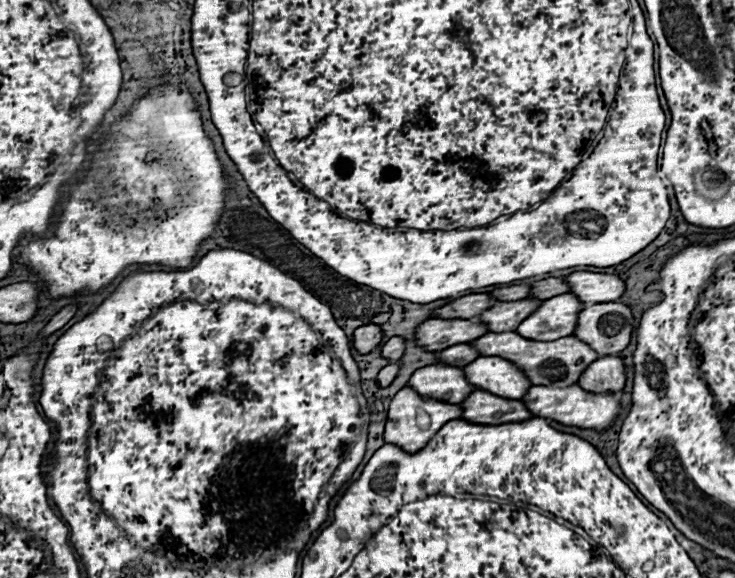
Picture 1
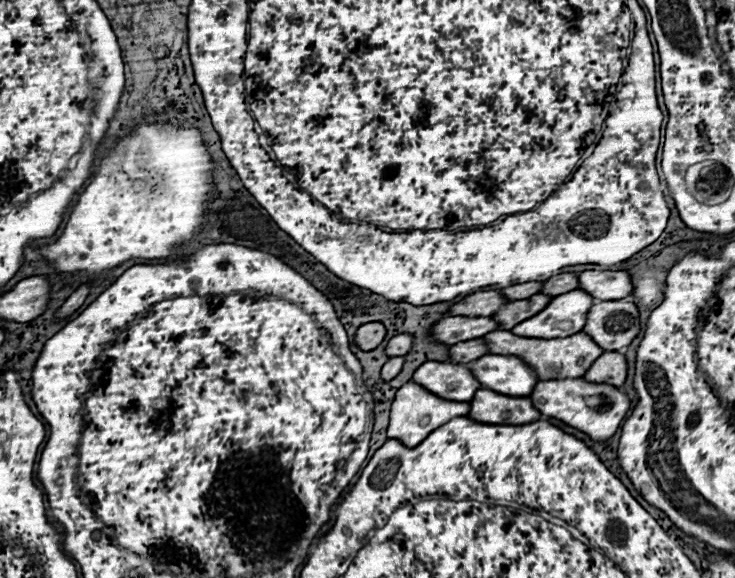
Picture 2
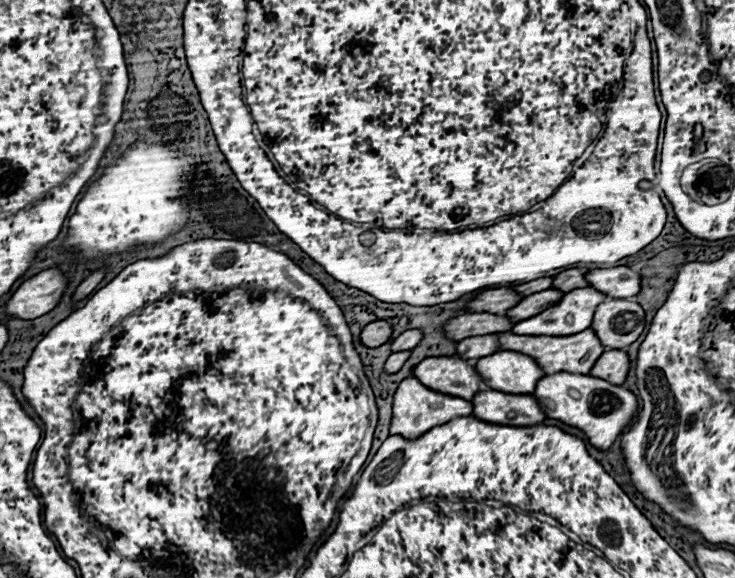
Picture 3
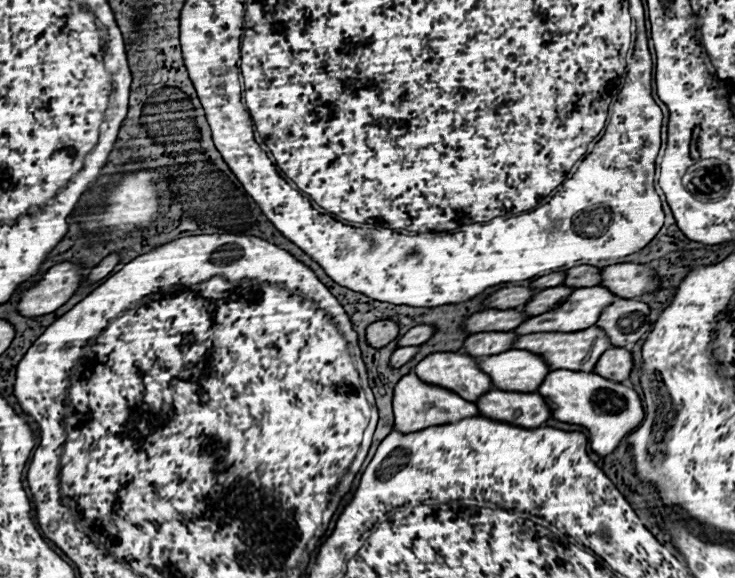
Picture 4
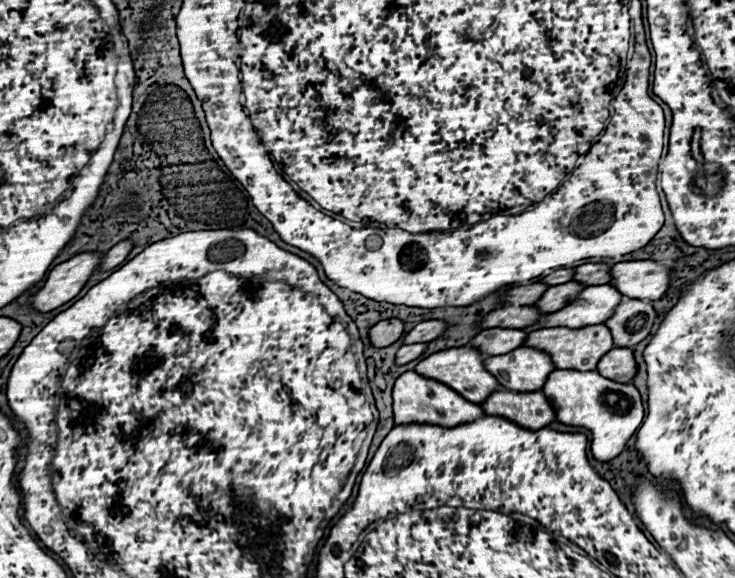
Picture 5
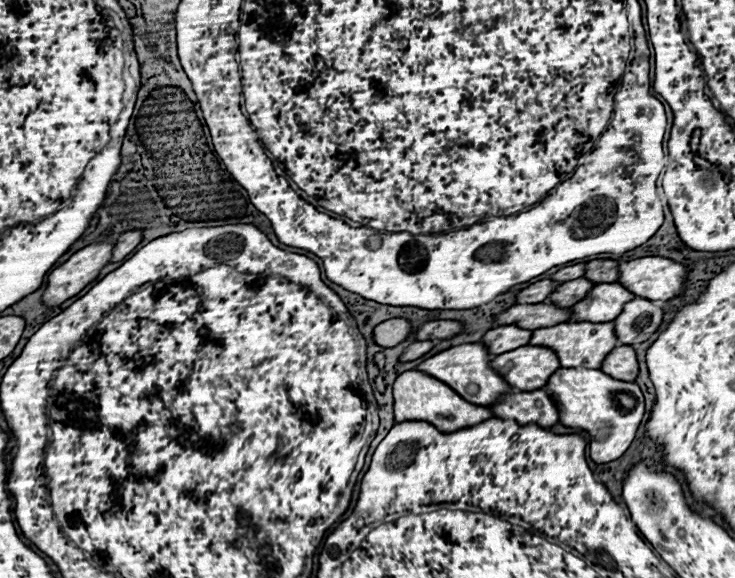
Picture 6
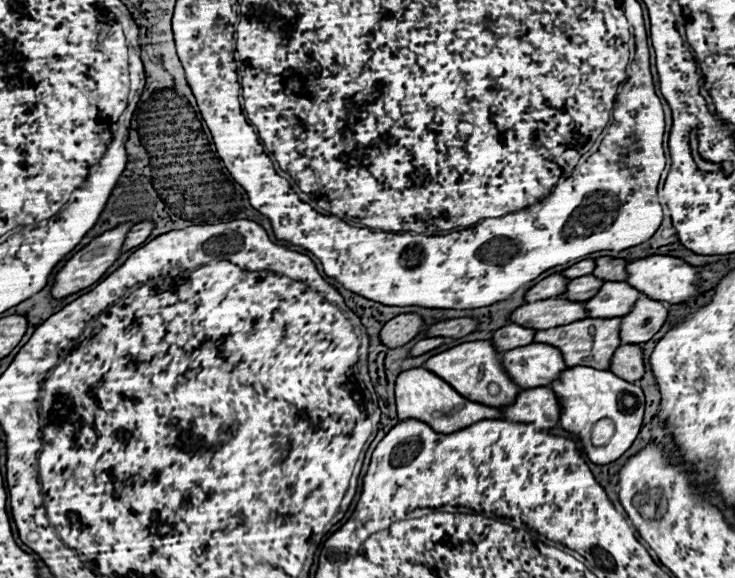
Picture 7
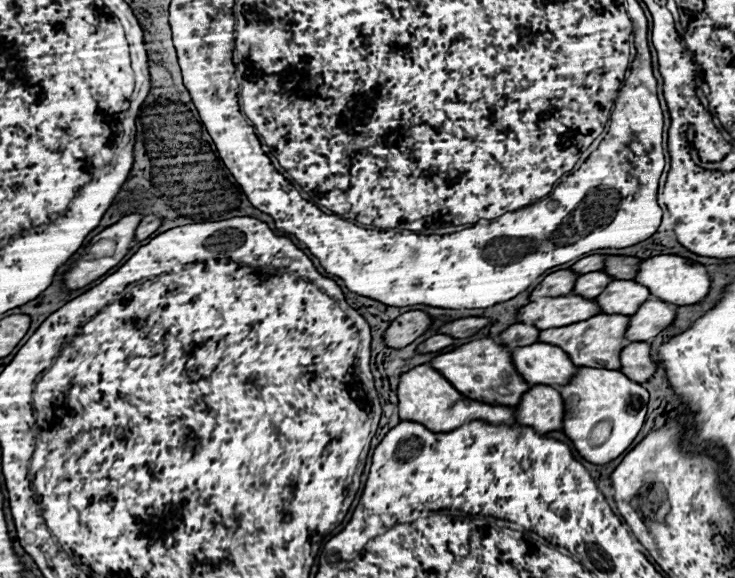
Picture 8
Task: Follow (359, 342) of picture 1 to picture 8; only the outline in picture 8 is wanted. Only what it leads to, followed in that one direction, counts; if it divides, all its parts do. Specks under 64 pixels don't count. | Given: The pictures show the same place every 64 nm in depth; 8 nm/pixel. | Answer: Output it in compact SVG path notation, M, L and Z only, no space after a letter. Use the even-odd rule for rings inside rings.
M420 310L400 314L396 320L392 320L388 330L384 332L384 342L390 348L404 348L410 342L414 342L418 336L422 336L428 330L428 326L430 326L430 316Z

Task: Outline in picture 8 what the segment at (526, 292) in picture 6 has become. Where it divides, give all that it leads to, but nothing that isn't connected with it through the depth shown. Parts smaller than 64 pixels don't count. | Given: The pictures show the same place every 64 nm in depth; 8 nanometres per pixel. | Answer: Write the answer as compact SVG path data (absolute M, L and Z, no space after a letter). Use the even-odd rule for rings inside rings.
M558 270L554 274L548 274L530 294L530 300L538 298L552 298L552 296L564 296L572 290L576 280L576 274L570 270Z

